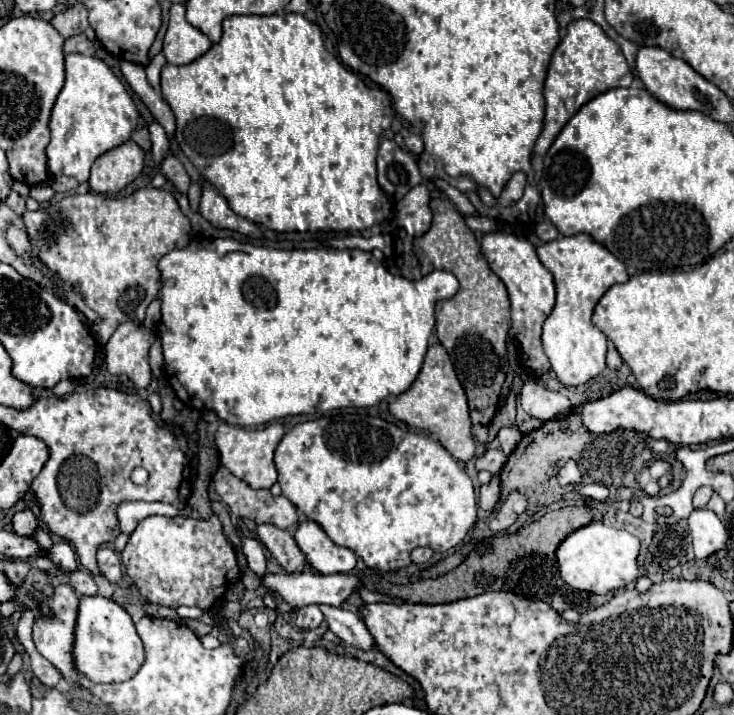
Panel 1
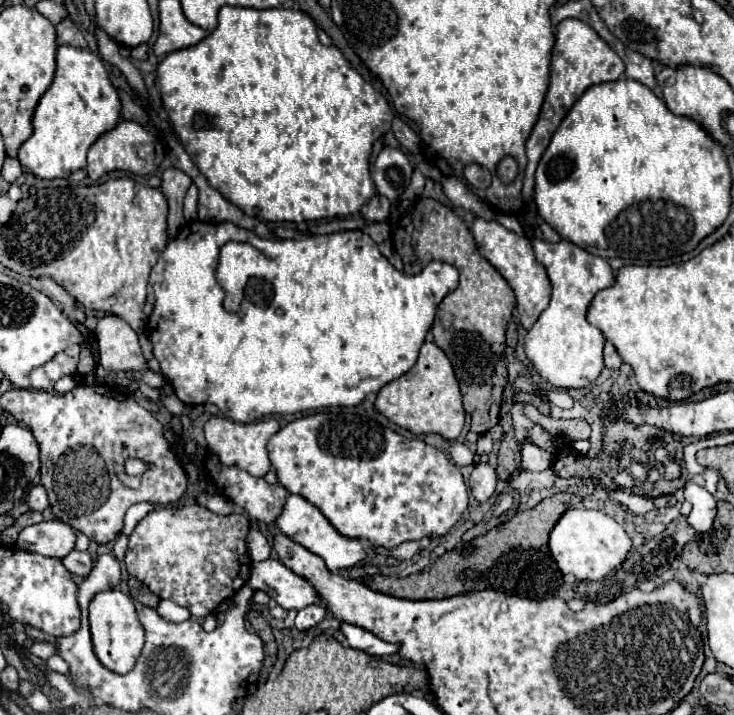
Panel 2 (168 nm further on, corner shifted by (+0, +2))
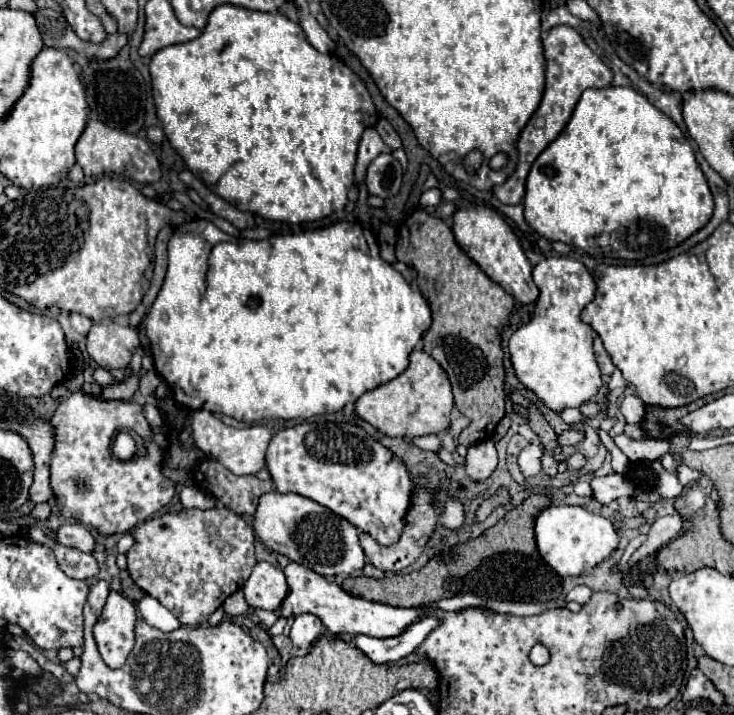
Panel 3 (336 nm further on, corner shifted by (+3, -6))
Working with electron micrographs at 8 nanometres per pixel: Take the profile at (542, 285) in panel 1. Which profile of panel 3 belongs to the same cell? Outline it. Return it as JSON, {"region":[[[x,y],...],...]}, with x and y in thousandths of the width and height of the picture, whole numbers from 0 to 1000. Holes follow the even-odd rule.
{"region":[[[644,285],[636,291],[623,291],[617,297],[617,330],[625,341],[625,347],[639,355],[642,364],[653,369],[653,375],[677,394],[688,408],[693,408],[707,425],[729,422],[734,414],[732,400],[723,389],[723,366],[718,364],[706,331],[696,316],[685,308],[678,297],[658,285]]]}

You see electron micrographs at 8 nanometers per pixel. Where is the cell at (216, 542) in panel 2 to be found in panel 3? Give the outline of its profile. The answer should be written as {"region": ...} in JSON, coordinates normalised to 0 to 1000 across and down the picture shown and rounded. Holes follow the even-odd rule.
{"region":[[[260,710],[247,716],[228,716],[222,722],[198,727],[181,741],[184,761],[173,772],[173,797],[181,814],[214,836],[228,853],[233,853],[249,876],[274,876],[285,867],[285,862],[339,808],[347,780],[347,747],[345,738],[312,710]]]}

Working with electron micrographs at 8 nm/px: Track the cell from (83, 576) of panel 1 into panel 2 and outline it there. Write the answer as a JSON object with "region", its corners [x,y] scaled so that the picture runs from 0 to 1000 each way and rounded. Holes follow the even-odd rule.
{"region":[[[98,769],[87,783],[87,792],[93,794],[93,800],[98,806],[120,806],[123,797],[125,797],[125,780],[120,778],[120,772],[106,772],[106,769]]]}

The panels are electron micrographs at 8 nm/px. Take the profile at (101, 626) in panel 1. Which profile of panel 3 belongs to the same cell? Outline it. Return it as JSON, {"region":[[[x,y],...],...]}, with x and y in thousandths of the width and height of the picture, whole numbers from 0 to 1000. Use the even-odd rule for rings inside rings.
{"region":[[[151,828],[140,859],[129,873],[129,895],[146,931],[165,934],[184,901],[184,845],[162,828]]]}

